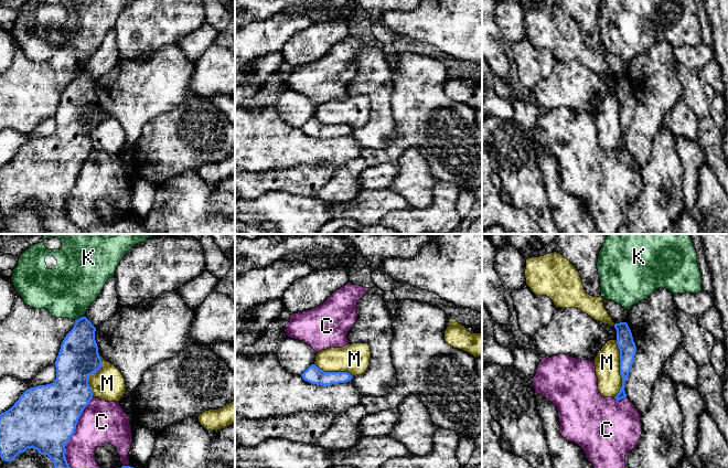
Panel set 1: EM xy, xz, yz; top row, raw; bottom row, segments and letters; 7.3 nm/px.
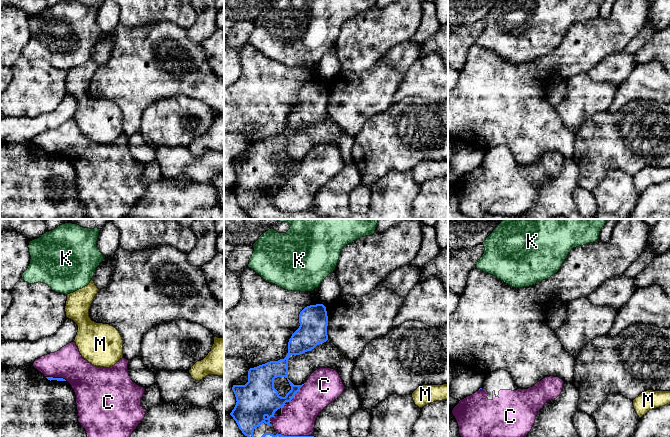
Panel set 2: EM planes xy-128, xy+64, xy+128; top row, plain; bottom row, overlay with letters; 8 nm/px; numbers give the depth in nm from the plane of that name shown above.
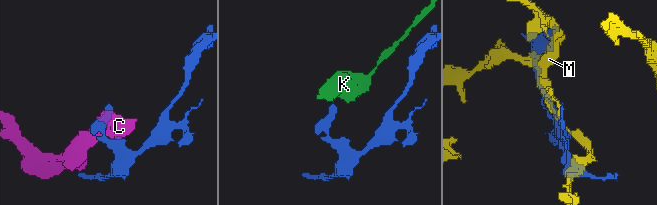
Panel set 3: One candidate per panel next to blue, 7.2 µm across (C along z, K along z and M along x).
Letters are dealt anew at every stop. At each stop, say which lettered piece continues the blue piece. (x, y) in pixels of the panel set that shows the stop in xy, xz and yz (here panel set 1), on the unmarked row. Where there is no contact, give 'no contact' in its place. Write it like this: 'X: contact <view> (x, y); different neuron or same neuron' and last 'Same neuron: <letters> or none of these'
C: contact xy (71, 190); different neuron
K: contact xy (79, 71); different neuron
M: contact yz (620, 121); different neuron
Same neuron: none of these

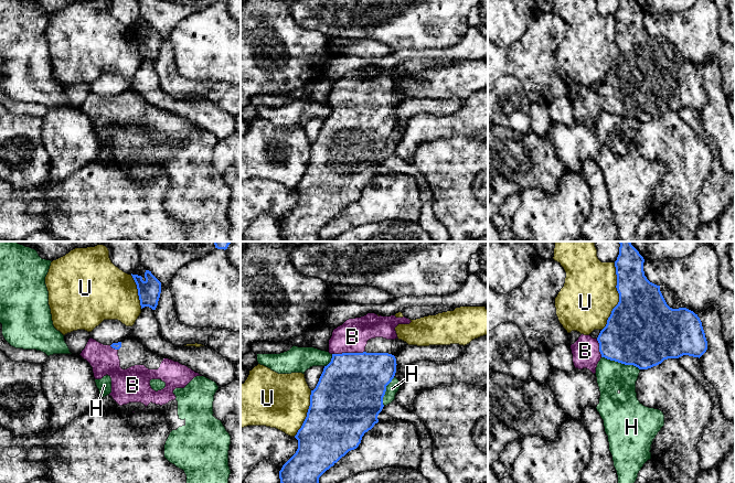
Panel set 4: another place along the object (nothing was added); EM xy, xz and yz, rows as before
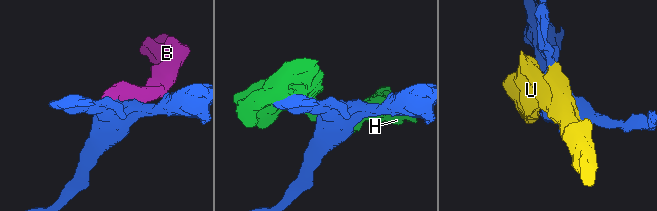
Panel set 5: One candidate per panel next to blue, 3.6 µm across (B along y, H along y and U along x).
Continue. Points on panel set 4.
B: contact xz (348, 106); same neuron
H: contact yz (620, 115); different neuron
U: contact yz (619, 50); different neuron
Same neuron: B

